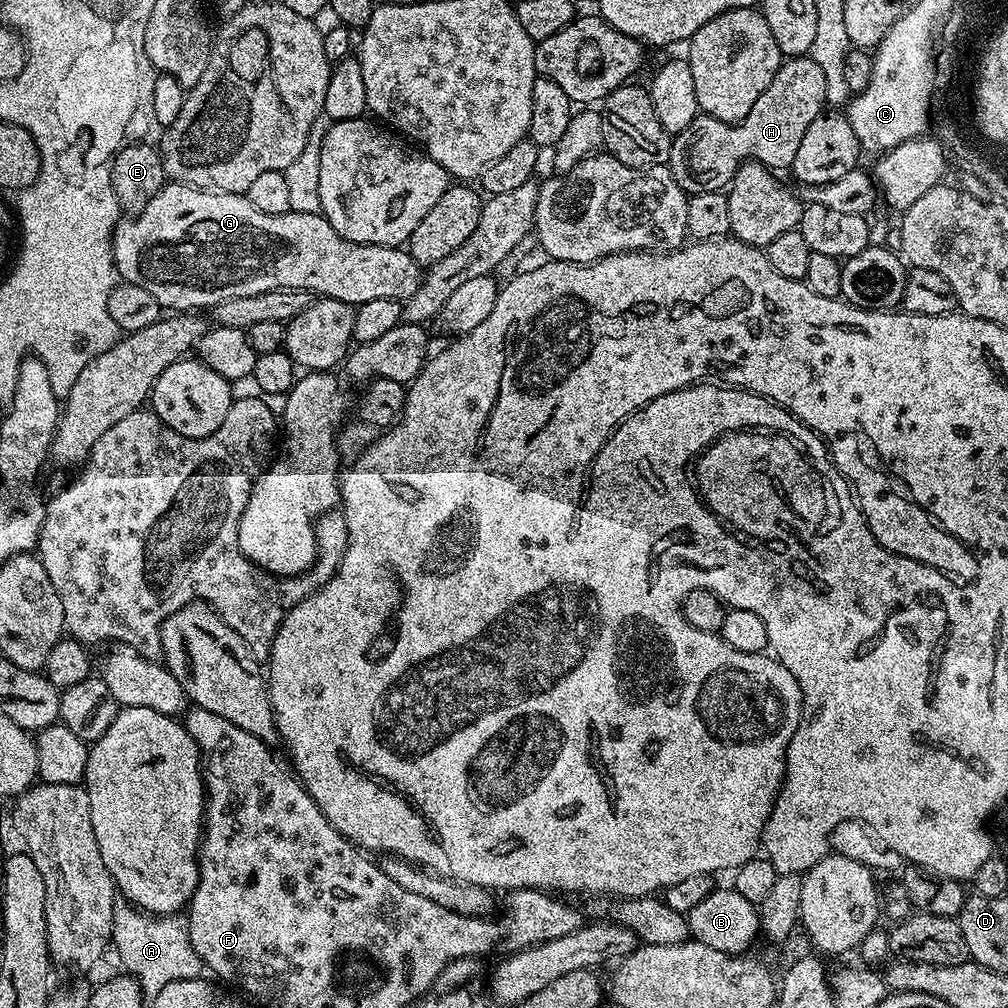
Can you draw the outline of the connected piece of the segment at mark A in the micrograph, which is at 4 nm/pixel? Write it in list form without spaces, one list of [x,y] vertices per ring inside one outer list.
[[[118,896],[112,907],[110,942],[125,967],[123,969],[135,977],[148,996],[160,992],[162,986],[168,986],[170,982],[201,980],[208,972],[189,940],[189,920],[184,914],[157,917],[142,912],[127,899]]]

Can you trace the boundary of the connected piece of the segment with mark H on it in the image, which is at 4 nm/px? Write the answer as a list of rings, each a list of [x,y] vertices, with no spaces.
[[[811,55],[785,59],[778,74],[774,74],[774,82],[762,90],[762,98],[754,102],[750,114],[746,114],[740,123],[727,124],[701,114],[690,122],[690,126],[686,126],[686,130],[673,135],[666,167],[674,174],[674,182],[678,182],[684,192],[693,196],[713,191],[712,160],[717,170],[725,172],[728,178],[739,170],[745,160],[757,160],[773,170],[791,169],[794,154],[798,154],[798,146],[806,129],[820,112],[825,111],[827,104],[826,74],[822,74],[822,66],[818,66]]]

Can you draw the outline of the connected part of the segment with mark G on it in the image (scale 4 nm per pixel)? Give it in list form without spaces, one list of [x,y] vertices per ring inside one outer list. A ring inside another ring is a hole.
[[[175,182],[165,183],[160,192],[154,194],[154,198],[150,198],[150,202],[146,202],[142,211],[135,213],[131,218],[121,219],[117,223],[112,232],[112,253],[114,254],[117,273],[127,283],[142,286],[142,290],[147,290],[149,294],[154,294],[154,298],[158,298],[161,309],[171,310],[176,314],[188,314],[193,310],[204,310],[200,308],[211,310],[226,298],[250,298],[250,294],[266,294],[266,290],[286,290],[287,288],[306,290],[311,292],[313,297],[341,300],[353,306],[374,302],[374,298],[390,298],[403,302],[411,298],[414,290],[418,290],[422,279],[422,265],[414,262],[412,255],[403,247],[391,248],[390,246],[350,242],[346,238],[342,238],[342,234],[338,234],[338,230],[334,230],[334,226],[330,226],[328,219],[319,211],[299,212],[299,210],[293,210],[286,214],[262,214],[262,210],[254,210],[254,206],[250,206],[247,195],[238,192],[206,192],[203,188],[191,188],[185,184]]]

